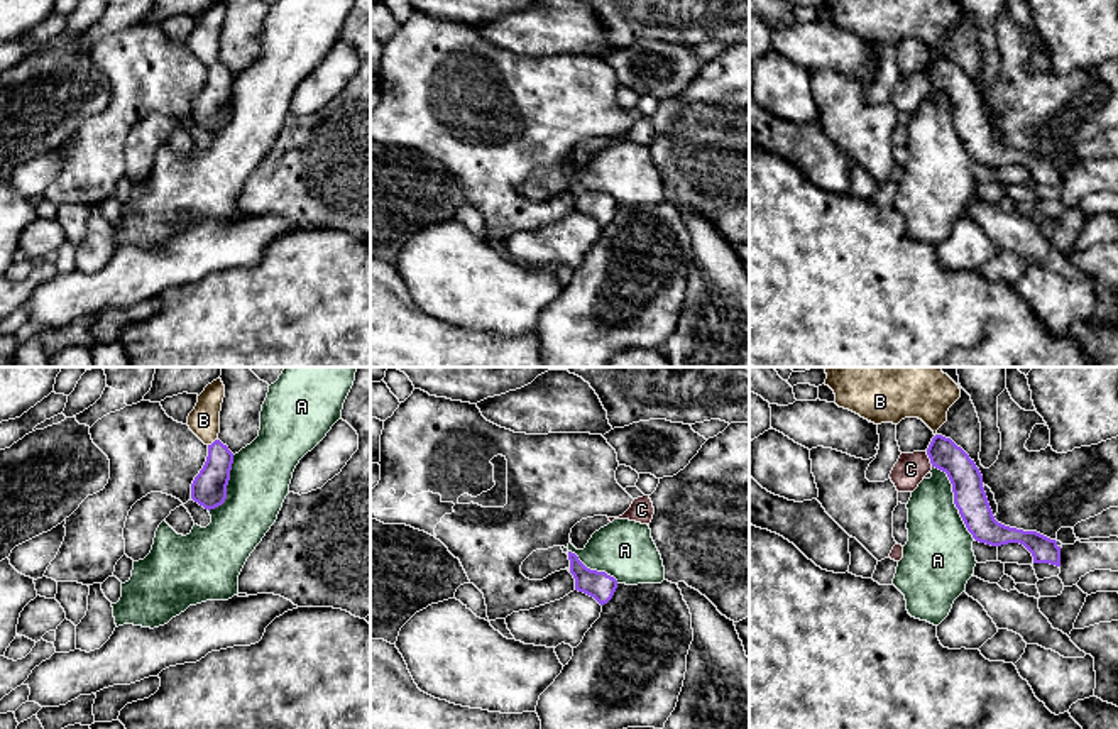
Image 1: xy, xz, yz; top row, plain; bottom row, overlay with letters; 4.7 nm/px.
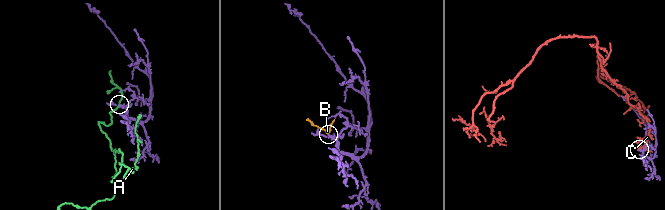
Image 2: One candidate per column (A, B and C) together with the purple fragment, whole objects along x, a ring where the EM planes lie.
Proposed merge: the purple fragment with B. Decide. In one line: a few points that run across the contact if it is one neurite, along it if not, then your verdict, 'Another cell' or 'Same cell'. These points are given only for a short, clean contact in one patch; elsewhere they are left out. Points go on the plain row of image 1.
Line: xy (217, 60), (208, 66). Another cell

